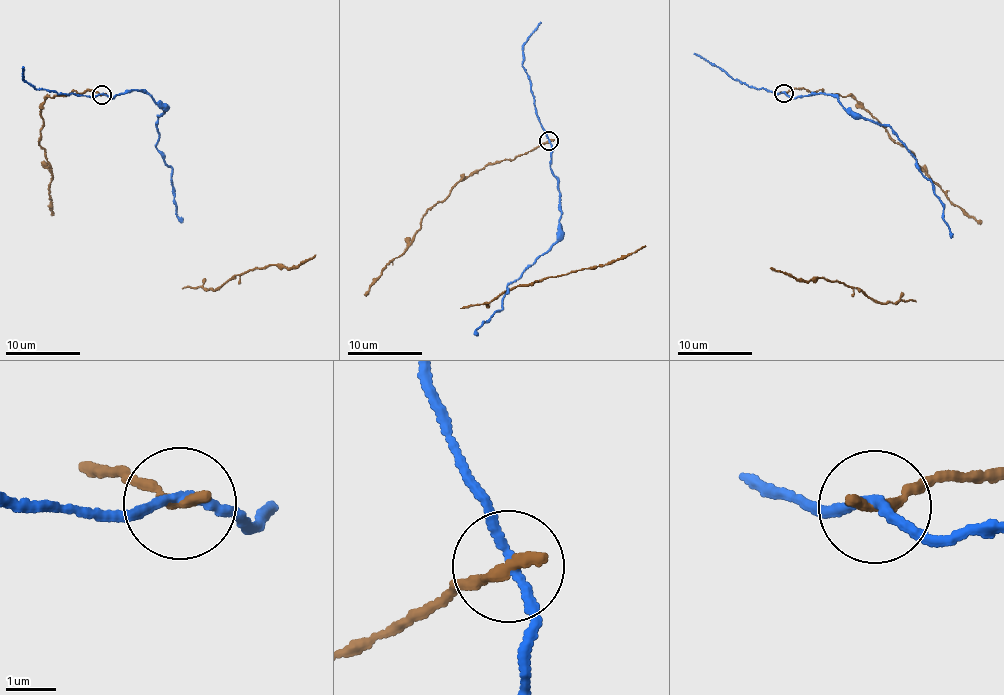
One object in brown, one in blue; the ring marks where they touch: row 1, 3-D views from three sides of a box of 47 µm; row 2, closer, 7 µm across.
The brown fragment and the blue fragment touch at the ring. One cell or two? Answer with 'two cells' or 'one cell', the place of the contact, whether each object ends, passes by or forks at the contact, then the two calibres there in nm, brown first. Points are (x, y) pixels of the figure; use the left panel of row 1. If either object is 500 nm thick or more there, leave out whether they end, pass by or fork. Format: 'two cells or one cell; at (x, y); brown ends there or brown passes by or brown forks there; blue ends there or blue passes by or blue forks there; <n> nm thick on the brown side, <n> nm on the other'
two cells; at (102, 95); brown ends there; blue passes by; 260 nm thick on the brown side, 170 nm on the other

